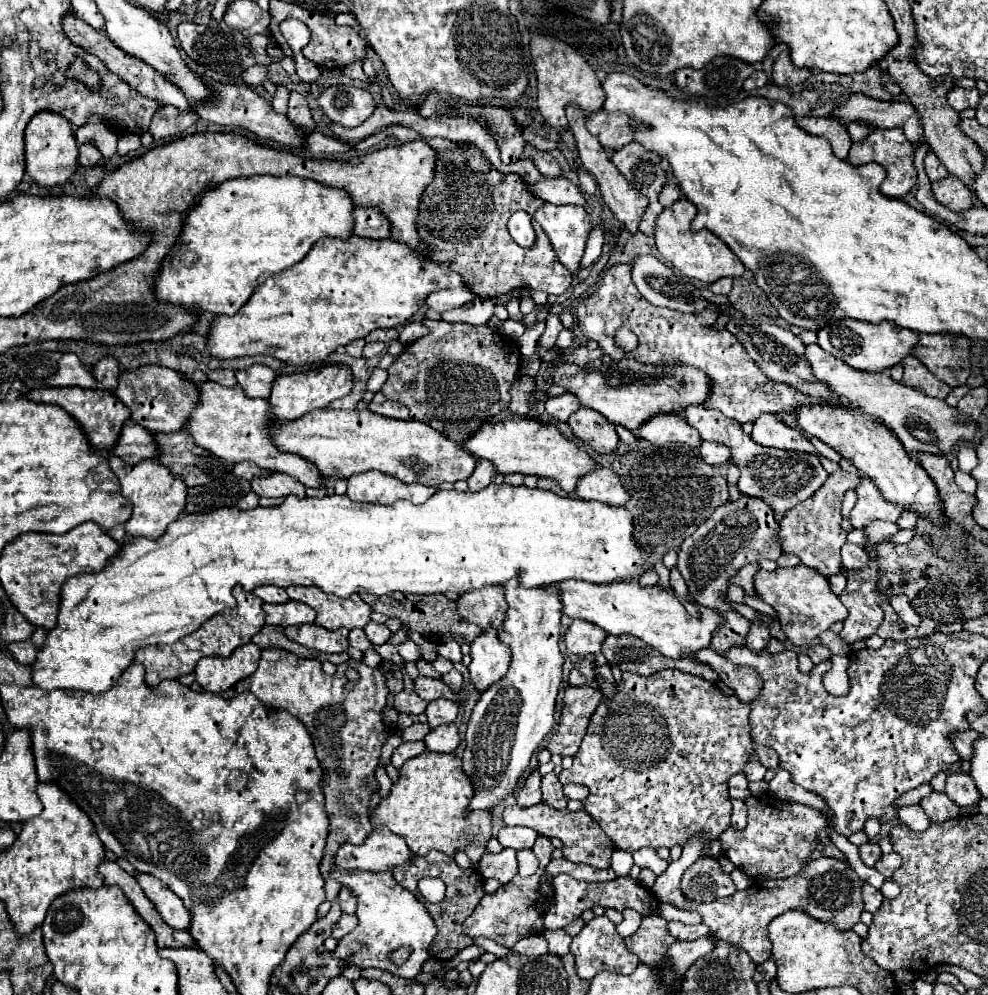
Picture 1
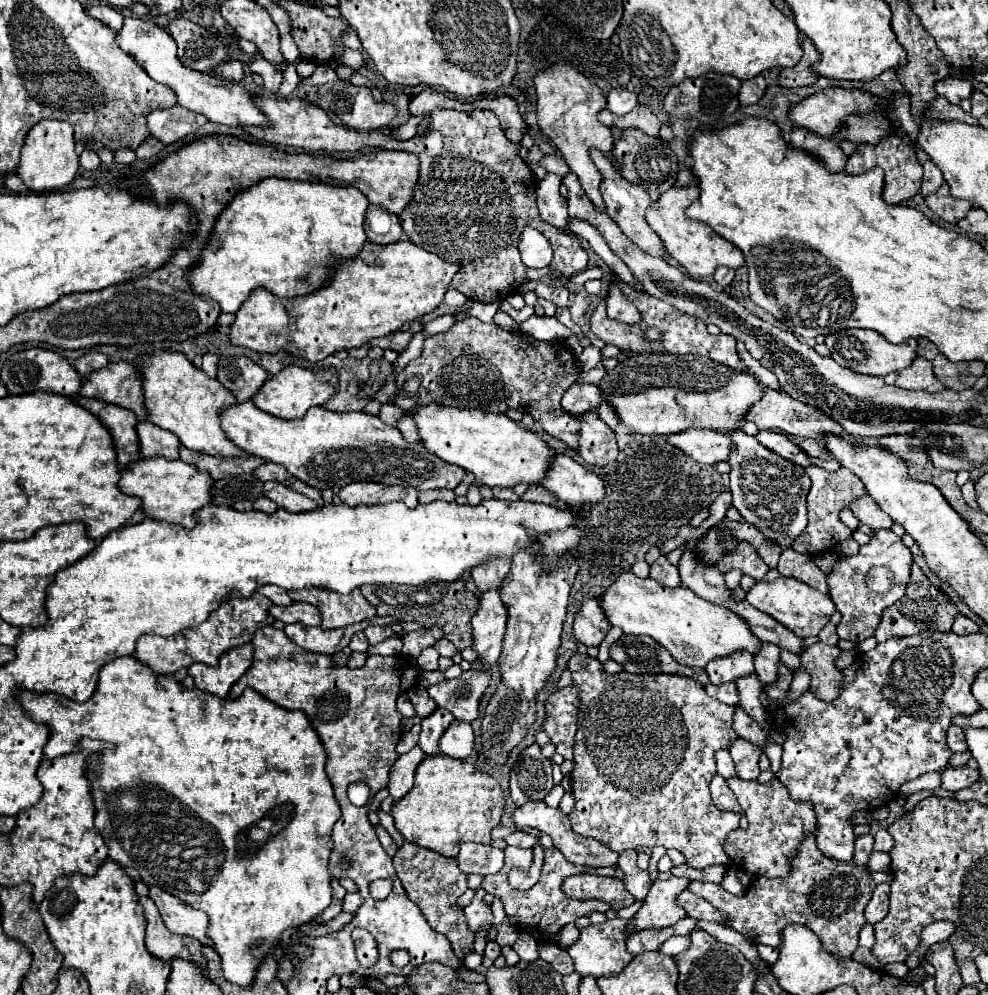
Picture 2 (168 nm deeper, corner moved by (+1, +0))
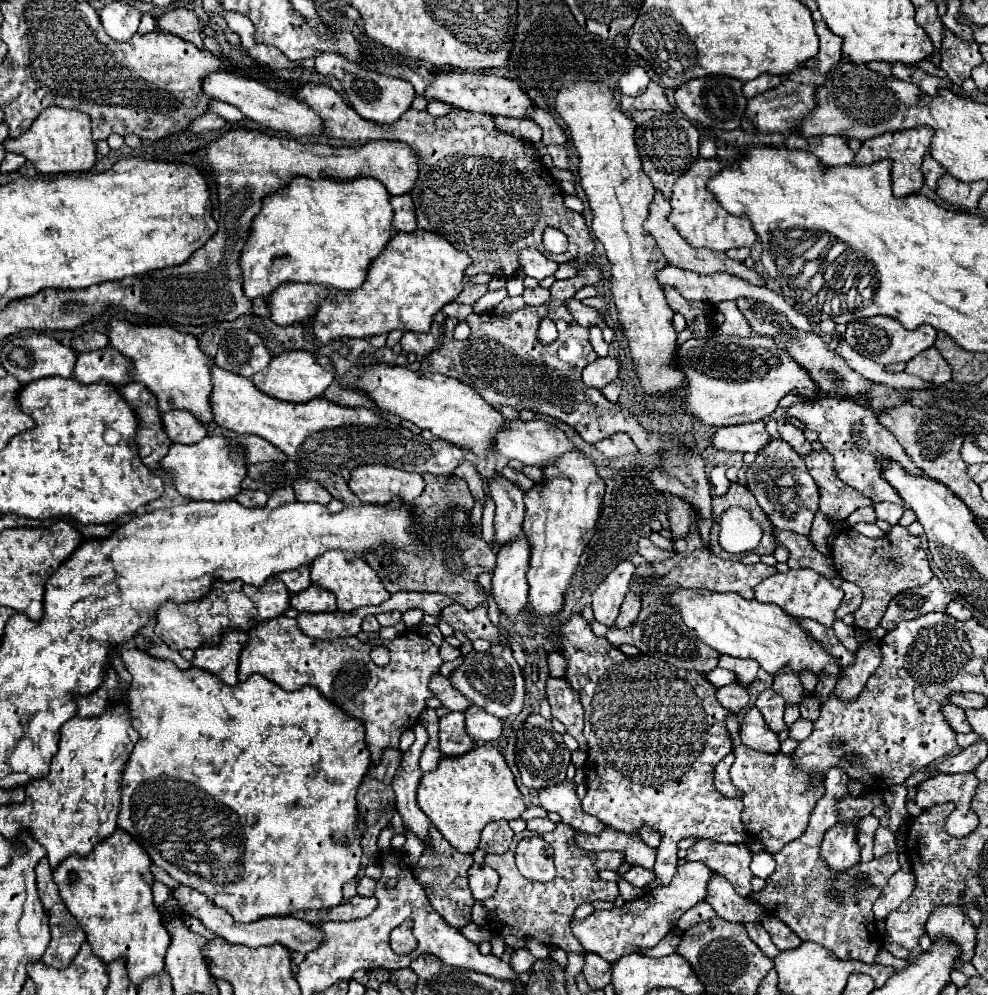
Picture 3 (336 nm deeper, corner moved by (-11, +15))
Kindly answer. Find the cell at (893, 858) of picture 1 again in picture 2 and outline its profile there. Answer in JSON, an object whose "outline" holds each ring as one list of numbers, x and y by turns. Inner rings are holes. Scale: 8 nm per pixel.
{"outline":[[873,851,871,853,871,859,867,863,867,867,871,867,871,871,889,871,889,853,883,853,883,851]]}

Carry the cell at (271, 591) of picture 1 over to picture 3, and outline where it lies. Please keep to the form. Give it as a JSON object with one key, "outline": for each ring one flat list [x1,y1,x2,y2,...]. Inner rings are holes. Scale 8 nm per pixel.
{"outline":[[307,566,307,568,297,568,295,572,283,572,283,574,277,574,277,578,285,582,285,586,289,588,289,592,297,594,297,592,305,590,305,588,311,584,309,572,311,572,311,568]]}

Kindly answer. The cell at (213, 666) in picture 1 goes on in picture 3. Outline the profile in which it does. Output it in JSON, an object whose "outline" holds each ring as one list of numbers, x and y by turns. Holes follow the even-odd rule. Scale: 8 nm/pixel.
{"outline":[[231,630,223,634,223,640,217,646,203,646,195,650,191,660,193,666,215,674,229,686,237,684,237,666,239,654,247,644,247,634,241,630]]}

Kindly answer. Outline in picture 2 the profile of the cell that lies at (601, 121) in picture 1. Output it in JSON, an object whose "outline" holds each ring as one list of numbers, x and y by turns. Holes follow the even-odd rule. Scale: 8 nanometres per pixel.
{"outline":[[637,105,629,115,615,117,609,111,605,111,607,117,603,117,605,125,609,125,613,131,627,131,627,129,639,129,645,135,657,137,659,135,659,119,653,115,653,111,645,105]]}

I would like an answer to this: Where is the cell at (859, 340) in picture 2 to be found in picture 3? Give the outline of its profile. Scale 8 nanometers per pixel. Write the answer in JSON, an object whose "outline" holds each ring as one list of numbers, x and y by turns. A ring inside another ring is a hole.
{"outline":[[873,316,873,318,849,322,847,332,845,332,845,340,853,350,857,350,861,356,865,356,873,362,879,362,883,366,911,360,919,352,931,348,935,338,937,338,937,330,931,326,919,326,917,330,905,330,899,324,899,320,889,318,889,316]]}

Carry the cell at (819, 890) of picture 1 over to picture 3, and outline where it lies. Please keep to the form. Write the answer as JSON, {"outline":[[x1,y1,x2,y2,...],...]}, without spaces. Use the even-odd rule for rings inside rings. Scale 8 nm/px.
{"outline":[[829,768,825,776,825,794,817,802,809,826,791,844,785,844,779,854,775,854,777,868,767,878,767,886,759,894,751,894,753,900,757,900,767,914,777,916,783,920,801,940,811,940,833,952,839,960,861,960,865,964,873,964,877,952,881,950,881,936,875,930,875,916,873,916,873,902,879,898,883,886,887,880,901,868,899,866,899,850,903,850,905,838,900,834,899,828,904,818,909,818,905,809,907,801,907,788,904,785,891,786,884,792,885,805,890,810,890,823,888,828,897,839,897,852,889,852,887,856,873,858,867,864,855,864,851,870,843,874,833,874,825,862,819,856,821,840,831,828,833,820,837,820,837,802,847,794,847,780,849,776,845,772,839,772,839,768],[831,888,839,888,843,894,841,904,831,900,827,892]]}

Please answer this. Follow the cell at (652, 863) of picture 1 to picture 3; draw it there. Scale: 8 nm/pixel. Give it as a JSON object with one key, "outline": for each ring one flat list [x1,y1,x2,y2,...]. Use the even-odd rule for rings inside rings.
{"outline":[[687,862,677,868,669,886,649,890,649,894,625,902,621,908,595,910,585,920,571,920,571,932,583,944,585,952,599,954,609,964,615,964,621,956,635,952,635,948,655,946,677,924,683,912,705,900,711,876,711,870,703,862]]}

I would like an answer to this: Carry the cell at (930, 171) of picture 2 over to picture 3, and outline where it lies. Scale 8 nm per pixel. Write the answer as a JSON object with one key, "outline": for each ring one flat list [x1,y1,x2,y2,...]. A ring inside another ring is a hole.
{"outline":[[927,154,923,158,923,166,921,168,923,168,923,174,925,174,925,184,935,190,937,188,937,178,945,174,945,168,941,168,941,164,937,164,937,160,931,158,931,154]]}

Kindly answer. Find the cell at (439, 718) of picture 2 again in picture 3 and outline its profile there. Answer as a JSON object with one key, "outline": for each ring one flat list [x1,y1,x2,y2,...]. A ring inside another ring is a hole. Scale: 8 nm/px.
{"outline":[[449,712,439,720,439,750,443,756,463,756,473,748,471,736,465,730,465,714]]}

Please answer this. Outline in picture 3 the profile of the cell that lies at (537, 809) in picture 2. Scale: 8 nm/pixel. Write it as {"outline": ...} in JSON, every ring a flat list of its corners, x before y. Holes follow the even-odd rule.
{"outline":[[569,780,539,790,539,800,545,810,557,812,561,816,561,822,569,824,575,830,599,834,605,828,605,824,601,824,595,816,583,812,581,800,575,794,575,784]]}

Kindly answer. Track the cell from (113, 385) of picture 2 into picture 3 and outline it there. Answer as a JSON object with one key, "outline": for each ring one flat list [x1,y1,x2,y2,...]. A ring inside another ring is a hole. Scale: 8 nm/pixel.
{"outline":[[107,346,95,352,77,354,73,378,83,384,105,380,117,386,129,382,129,370,131,370,131,360,119,354,119,350]]}

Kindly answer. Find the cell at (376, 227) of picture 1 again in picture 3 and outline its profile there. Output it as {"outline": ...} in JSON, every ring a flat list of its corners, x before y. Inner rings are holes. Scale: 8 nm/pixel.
{"outline":[[409,194,403,196,393,196,391,198,393,210,395,210,395,218,393,218,393,228,401,230,401,232,413,232,417,230,417,222,415,222,415,206]]}

